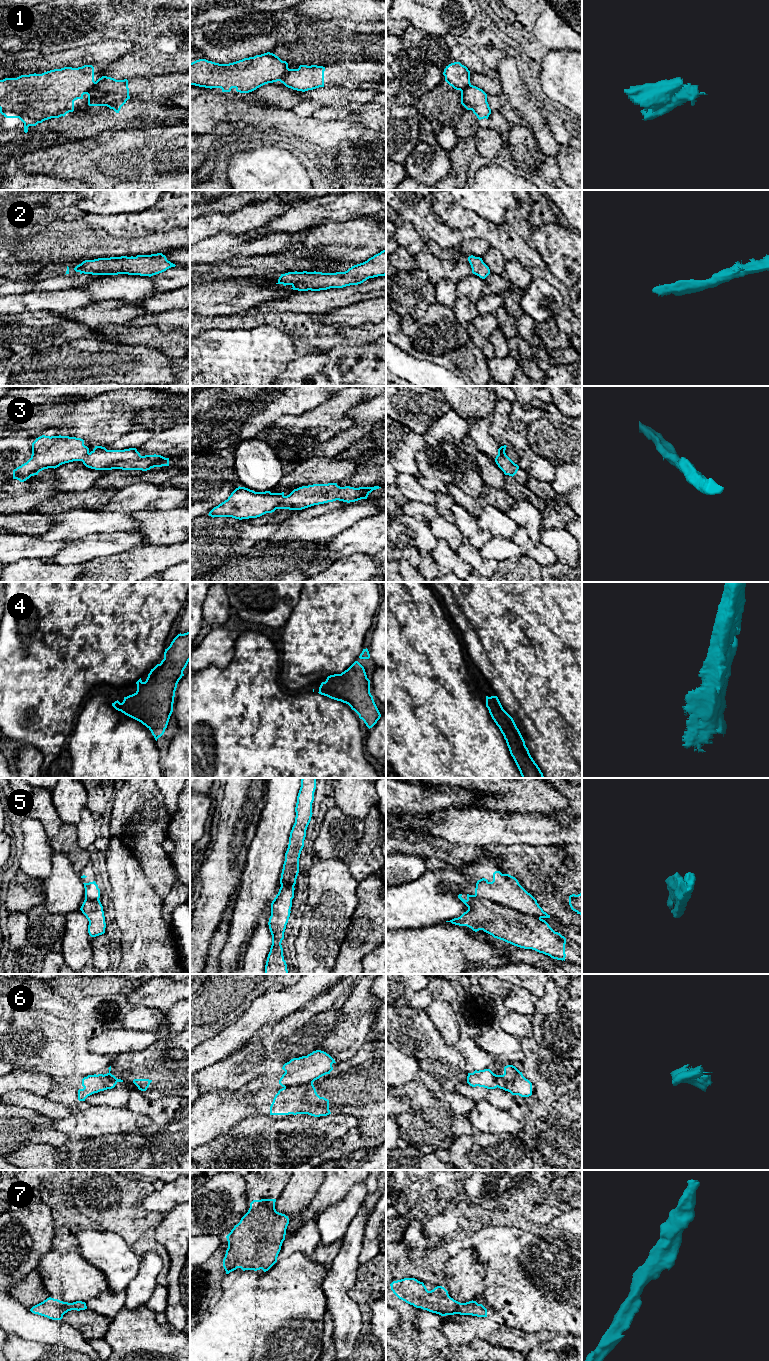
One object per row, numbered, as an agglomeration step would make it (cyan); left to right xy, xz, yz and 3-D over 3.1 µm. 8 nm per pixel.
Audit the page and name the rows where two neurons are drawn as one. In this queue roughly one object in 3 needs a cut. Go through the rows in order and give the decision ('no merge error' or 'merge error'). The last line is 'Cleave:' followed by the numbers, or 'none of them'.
1: merge error
2: no merge error
3: merge error
4: no merge error
5: merge error
6: merge error
7: no merge error
Cleave: 1, 3, 5, 6

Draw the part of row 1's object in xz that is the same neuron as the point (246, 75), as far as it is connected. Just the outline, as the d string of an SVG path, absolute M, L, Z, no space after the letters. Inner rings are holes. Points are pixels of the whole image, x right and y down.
M270 52L229 64L219 64L206 59L199 59L190 63L190 85L210 89L221 88L222 92L230 92L232 88L235 88L237 92L249 93L265 84L282 80L288 69L286 61L282 61Z

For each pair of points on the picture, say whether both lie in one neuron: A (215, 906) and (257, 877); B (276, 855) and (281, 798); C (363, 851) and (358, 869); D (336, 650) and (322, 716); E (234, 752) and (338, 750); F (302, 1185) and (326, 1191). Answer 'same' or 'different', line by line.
A: different
B: same
C: same
D: different
E: same
F: different

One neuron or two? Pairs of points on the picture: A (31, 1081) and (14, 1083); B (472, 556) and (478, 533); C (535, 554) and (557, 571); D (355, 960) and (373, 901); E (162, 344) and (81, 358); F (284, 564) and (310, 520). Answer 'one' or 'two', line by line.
A: one
B: two
C: two
D: one
E: two
F: two

